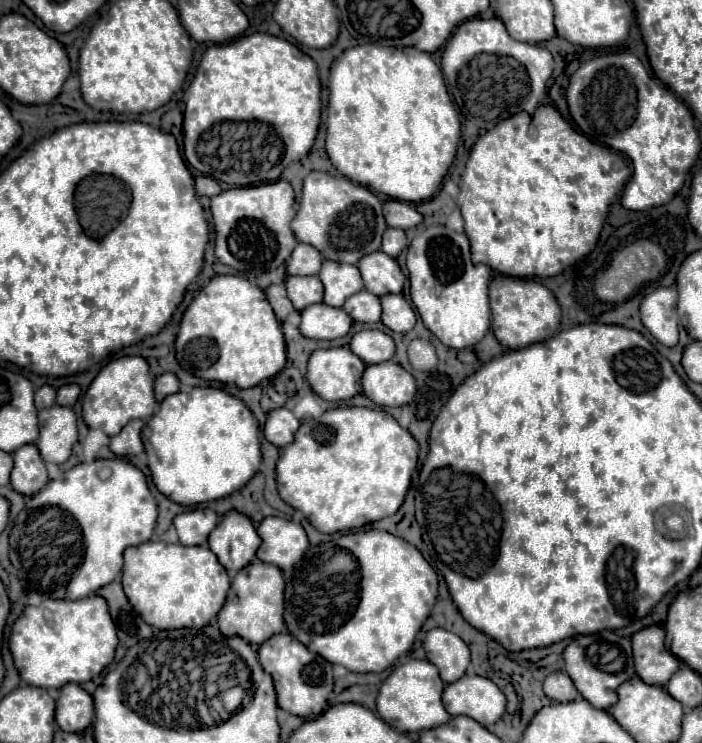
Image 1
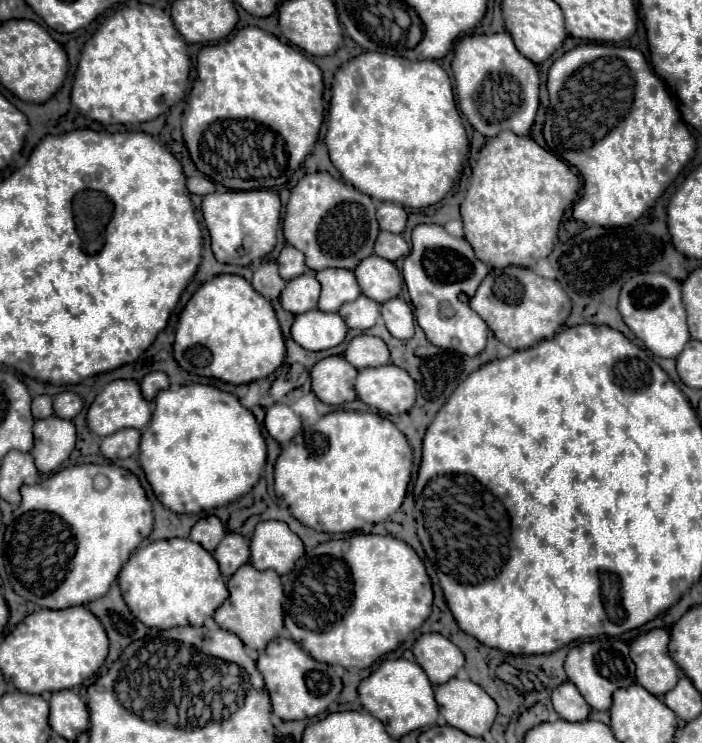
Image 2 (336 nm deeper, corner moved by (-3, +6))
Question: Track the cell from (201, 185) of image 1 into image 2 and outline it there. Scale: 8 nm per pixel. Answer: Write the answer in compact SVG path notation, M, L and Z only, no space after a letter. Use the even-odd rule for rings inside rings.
M188 177L188 191L196 195L208 195L214 193L214 183L208 177Z

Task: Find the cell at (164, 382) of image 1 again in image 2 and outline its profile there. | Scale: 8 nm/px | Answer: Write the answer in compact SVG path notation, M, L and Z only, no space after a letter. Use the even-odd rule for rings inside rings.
M154 371L154 373L148 373L142 381L140 381L140 389L144 391L144 399L148 401L154 401L158 391L164 391L170 387L170 381L168 381L168 375L162 373L162 371Z

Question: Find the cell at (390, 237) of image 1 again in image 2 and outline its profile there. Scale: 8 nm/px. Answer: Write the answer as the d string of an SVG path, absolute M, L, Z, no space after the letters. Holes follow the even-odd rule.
M380 231L378 239L376 239L376 247L374 247L374 253L378 257L384 257L388 261L396 261L398 257L406 257L408 251L410 251L410 247L402 235L396 235L390 231Z

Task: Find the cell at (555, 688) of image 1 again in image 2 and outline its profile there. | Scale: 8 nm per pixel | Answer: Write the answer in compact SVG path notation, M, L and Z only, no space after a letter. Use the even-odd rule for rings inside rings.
M564 681L552 691L552 703L554 711L566 721L584 721L590 713L588 703L584 701L576 685L570 681Z

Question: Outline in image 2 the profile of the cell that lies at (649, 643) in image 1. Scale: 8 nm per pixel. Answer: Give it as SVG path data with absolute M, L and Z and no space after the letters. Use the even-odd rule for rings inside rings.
M652 629L630 642L630 655L636 663L638 683L660 697L678 681L678 665L668 654L670 632Z

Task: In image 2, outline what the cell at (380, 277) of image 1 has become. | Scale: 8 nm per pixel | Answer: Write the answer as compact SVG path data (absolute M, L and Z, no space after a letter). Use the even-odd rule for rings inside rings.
M378 255L364 259L364 263L354 269L354 273L362 293L378 303L398 297L402 289L402 275L394 267L394 263Z

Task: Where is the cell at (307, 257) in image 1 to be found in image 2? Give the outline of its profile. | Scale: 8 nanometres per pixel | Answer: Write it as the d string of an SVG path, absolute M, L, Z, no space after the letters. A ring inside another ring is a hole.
M286 245L286 247L280 251L278 265L280 265L280 277L286 279L286 281L302 275L302 273L308 269L306 263L304 263L304 253L298 251L298 249L292 247L292 245Z

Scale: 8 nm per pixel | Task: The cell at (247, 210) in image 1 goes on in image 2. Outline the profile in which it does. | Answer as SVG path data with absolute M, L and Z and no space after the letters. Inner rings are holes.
M270 189L260 191L226 191L210 193L202 201L202 213L212 239L212 251L220 263L250 265L266 257L276 247L276 231L280 223L280 195Z

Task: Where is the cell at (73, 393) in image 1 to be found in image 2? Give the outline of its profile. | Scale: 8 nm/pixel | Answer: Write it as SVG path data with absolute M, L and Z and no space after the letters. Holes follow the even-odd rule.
M64 391L54 397L54 415L60 415L62 419L74 419L84 407L84 401L80 395L72 391Z

